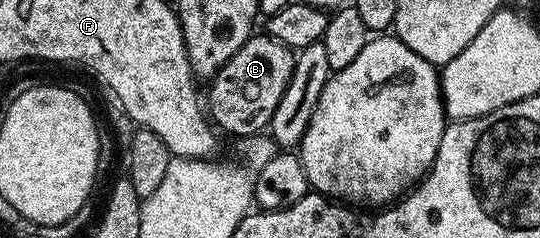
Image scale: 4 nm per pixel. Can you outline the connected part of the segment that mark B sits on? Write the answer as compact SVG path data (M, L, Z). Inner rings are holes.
M251 34L246 43L240 45L240 49L236 49L236 53L232 53L232 57L228 57L224 66L209 80L209 118L235 137L265 132L270 126L272 113L276 113L276 105L280 105L280 97L284 97L284 89L288 89L295 58L291 48L285 47L272 36Z

